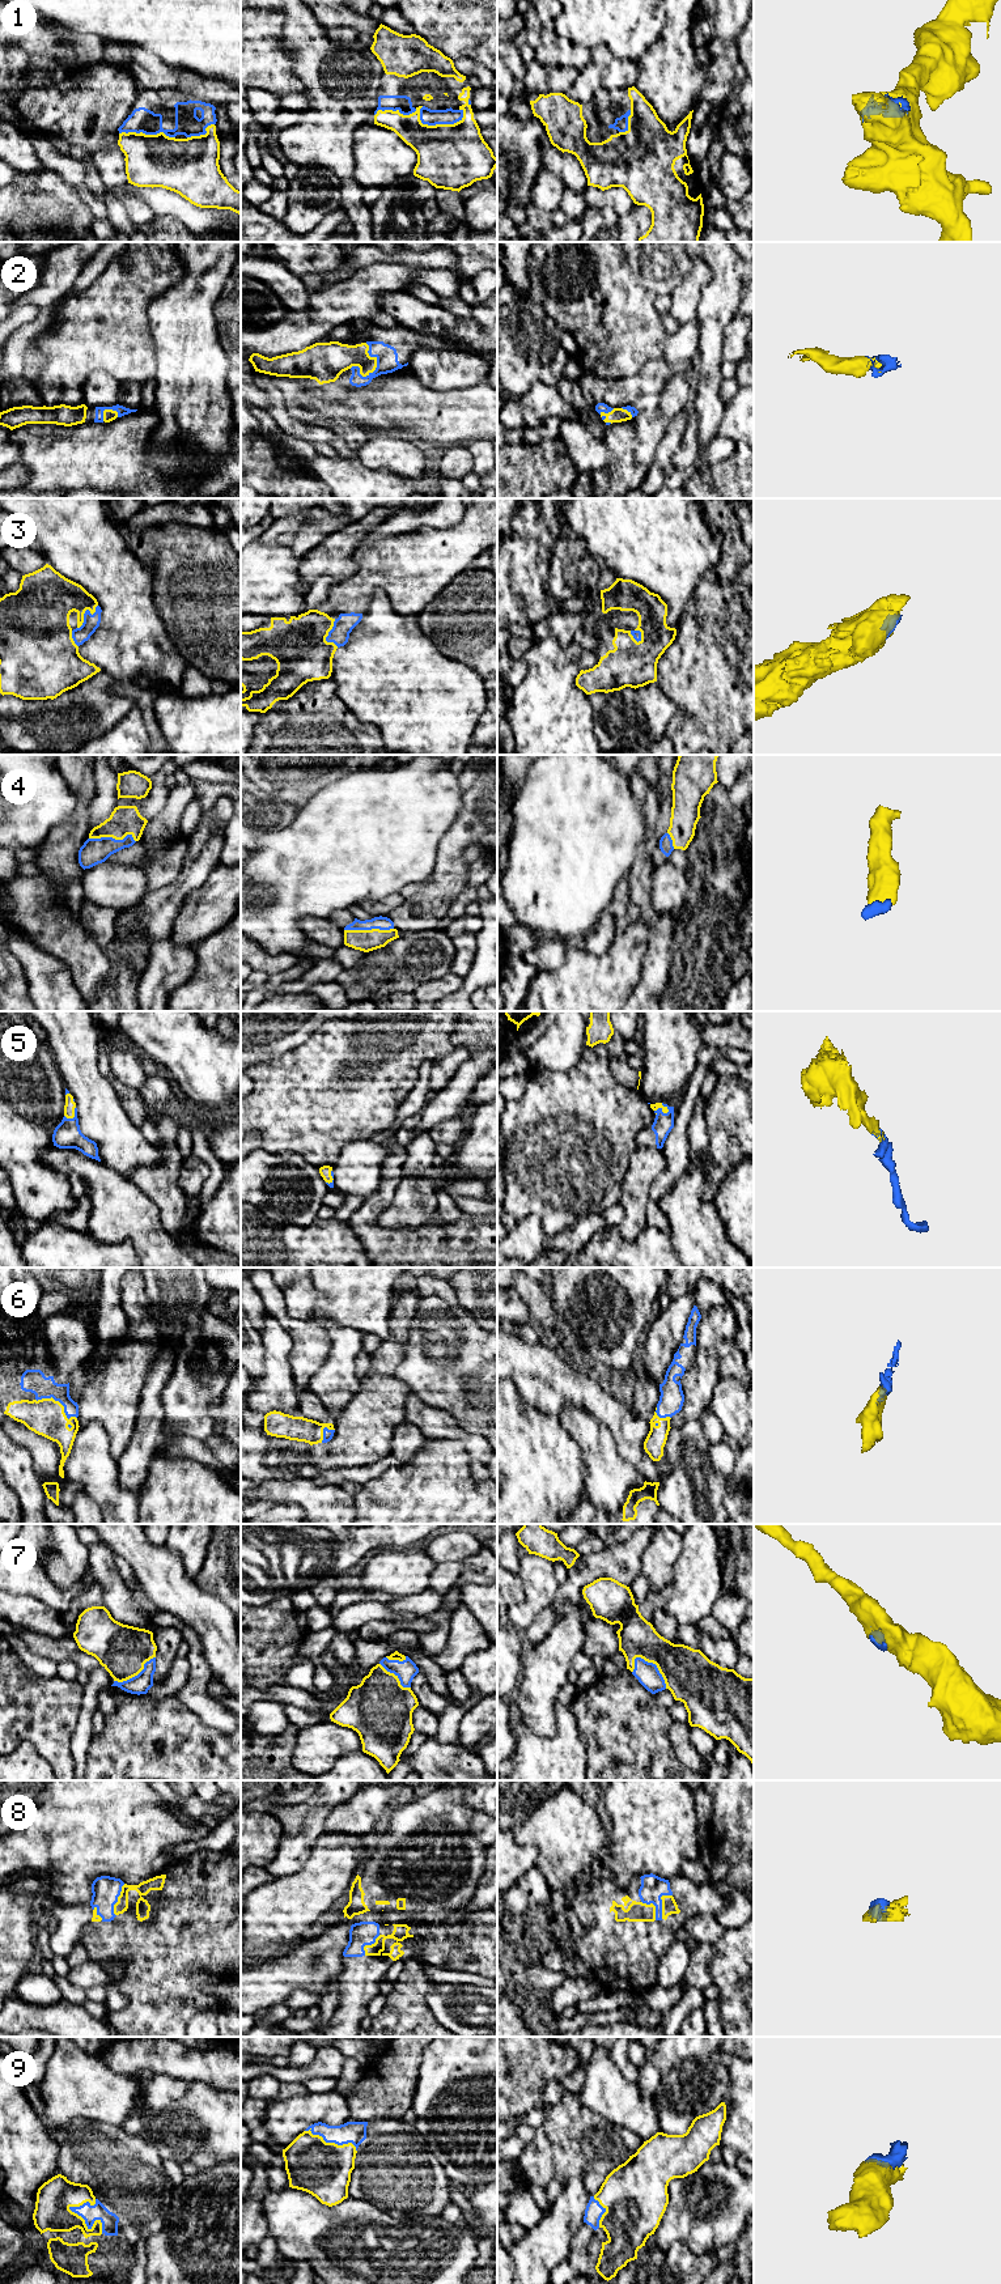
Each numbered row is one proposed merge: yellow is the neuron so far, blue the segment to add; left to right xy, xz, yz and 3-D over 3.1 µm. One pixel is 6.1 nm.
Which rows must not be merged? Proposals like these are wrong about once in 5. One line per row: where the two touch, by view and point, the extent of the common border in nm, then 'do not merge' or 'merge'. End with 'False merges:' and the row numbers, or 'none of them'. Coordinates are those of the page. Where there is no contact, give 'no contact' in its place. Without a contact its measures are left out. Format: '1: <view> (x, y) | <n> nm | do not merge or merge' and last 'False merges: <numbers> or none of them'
1: xz (444, 124) | 280 nm | merge
2: xz (376, 361) | 220 nm | merge
3: xy (84, 612) | 200 nm | merge
4: xy (113, 837) | 280 nm | merge
5: yz (660, 1107) | 100 nm | merge
6: xy (59, 1402) | 280 nm | merge
7: yz (656, 1664) | 280 nm | merge
8: yz (662, 1902) | 170 nm | merge
9: xy (89, 2229) | 280 nm | merge
False merges: none of them

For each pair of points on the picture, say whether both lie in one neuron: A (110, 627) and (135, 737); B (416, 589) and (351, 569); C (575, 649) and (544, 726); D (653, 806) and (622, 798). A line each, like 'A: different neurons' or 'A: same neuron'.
A: different neurons
B: different neurons
C: same neuron
D: different neurons

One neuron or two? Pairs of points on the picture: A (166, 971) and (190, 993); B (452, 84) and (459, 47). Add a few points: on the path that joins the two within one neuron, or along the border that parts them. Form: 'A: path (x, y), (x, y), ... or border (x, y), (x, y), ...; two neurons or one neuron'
A: border (195, 956), (194, 973), (168, 997); two neurons
B: border (429, 43), (452, 60); two neurons

